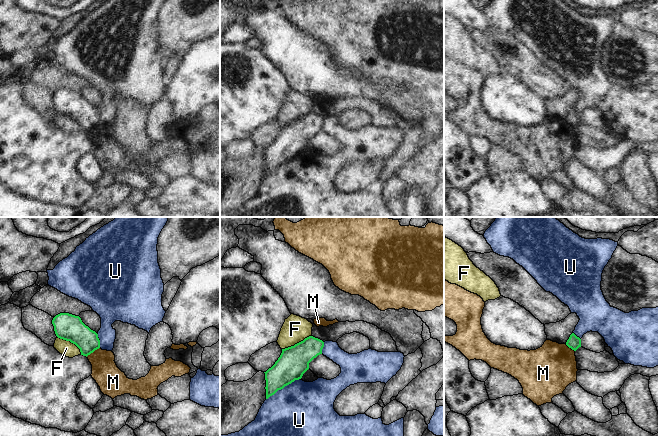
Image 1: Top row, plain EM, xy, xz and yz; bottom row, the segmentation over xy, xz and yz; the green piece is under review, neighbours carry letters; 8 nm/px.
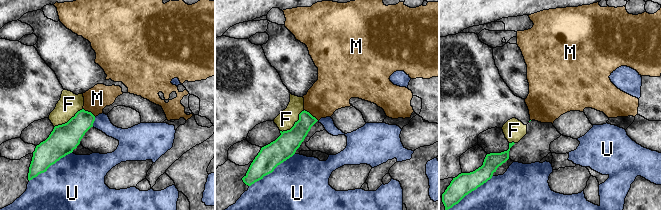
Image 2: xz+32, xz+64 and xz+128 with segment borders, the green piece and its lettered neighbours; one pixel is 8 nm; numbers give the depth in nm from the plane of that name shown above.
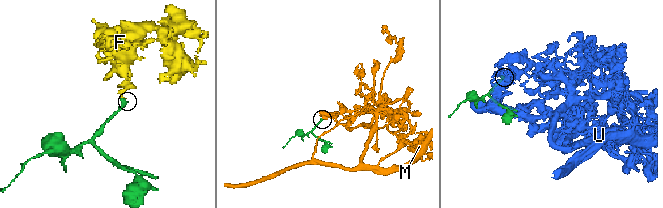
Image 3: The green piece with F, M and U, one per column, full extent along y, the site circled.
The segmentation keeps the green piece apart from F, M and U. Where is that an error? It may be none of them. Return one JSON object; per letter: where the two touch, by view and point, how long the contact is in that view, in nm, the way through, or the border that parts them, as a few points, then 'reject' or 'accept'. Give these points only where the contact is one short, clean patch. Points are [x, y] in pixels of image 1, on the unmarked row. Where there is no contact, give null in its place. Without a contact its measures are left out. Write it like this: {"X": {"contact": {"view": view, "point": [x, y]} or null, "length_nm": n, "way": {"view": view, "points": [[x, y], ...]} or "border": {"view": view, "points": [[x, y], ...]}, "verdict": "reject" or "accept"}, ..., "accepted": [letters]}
{"F": {"contact": {"view": "xz", "point": [297, 119]}, "length_nm": 260, "verdict": "reject"}, "M": {"contact": {"view": "xy", "point": [92, 128]}, "length_nm": 130, "border": {"view": "xy", "points": [[99, 123], [86, 132]]}, "verdict": "reject"}, "U": {"contact": {"view": "xz", "point": [283, 163]}, "length_nm": 320, "verdict": "reject"}, "accepted": []}

